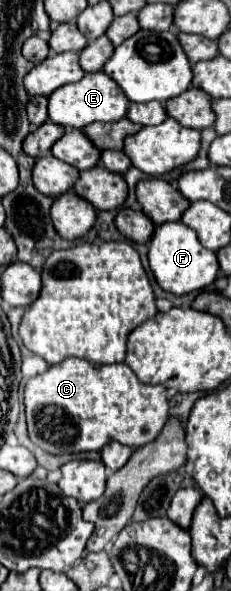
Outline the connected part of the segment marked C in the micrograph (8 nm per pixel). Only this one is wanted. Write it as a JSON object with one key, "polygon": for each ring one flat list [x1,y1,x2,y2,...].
{"polygon":[[68,358,62,364,50,366,44,374,28,380,24,390,28,434,36,446,48,454,80,454,80,452,100,452,106,442,116,440,120,444,138,448,152,442,168,420,170,396,164,386,144,384,136,378,128,364,92,364,88,360]]}

